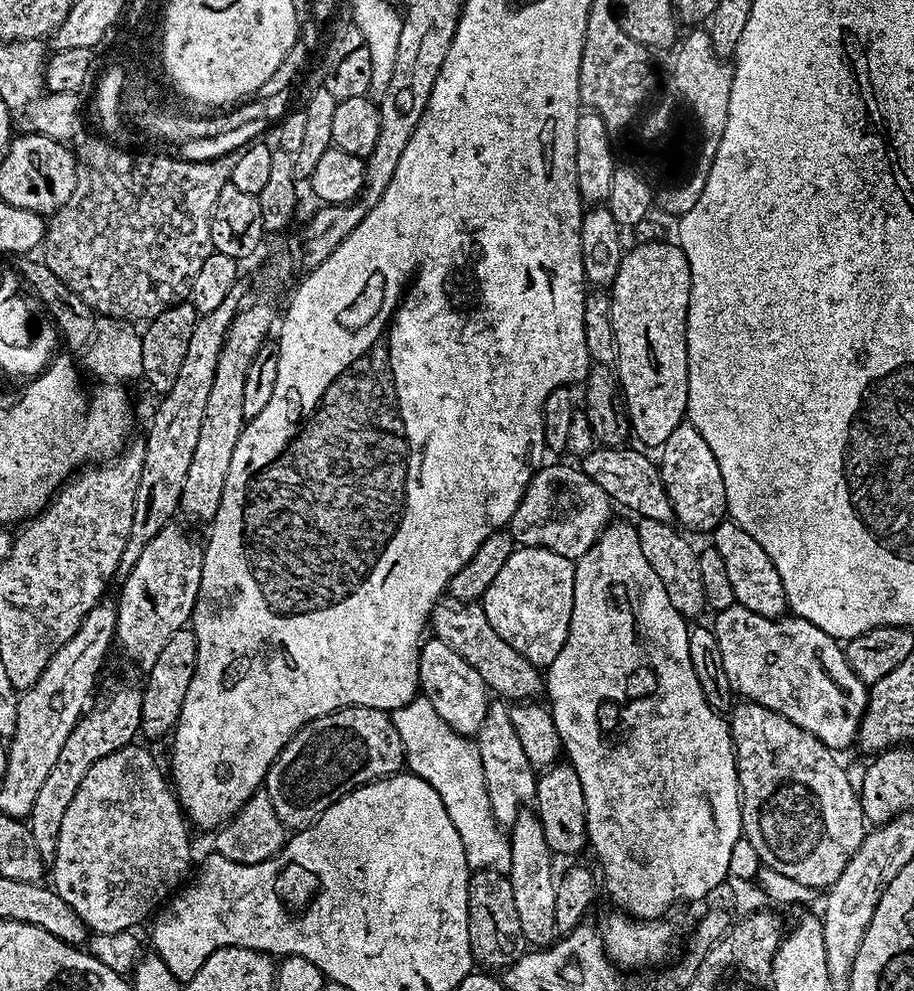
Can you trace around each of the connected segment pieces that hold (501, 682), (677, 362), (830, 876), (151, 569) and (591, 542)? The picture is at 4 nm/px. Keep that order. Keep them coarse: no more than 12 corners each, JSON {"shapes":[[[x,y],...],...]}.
{"shapes":[[[437,603],[435,639],[462,654],[508,702],[528,702],[546,680],[494,634],[479,603]],[[625,251],[610,289],[631,435],[688,414],[690,262]],[[731,709],[742,836],[831,888],[866,835],[837,753]],[[146,542],[115,603],[115,647],[144,674],[191,621],[204,544]],[[537,467],[506,525],[583,561],[614,505],[579,467]]]}

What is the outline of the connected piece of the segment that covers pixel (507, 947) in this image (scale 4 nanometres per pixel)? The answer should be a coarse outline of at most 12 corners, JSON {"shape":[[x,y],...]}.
{"shape":[[507,875],[468,877],[468,933],[481,969],[526,951]]}

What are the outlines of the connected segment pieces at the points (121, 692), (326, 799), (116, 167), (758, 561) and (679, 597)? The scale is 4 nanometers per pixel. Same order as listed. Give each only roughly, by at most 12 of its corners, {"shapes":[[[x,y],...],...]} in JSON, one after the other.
{"shapes":[[[139,687],[112,688],[70,730],[26,818],[45,862],[86,770],[133,743]],[[382,708],[303,724],[262,788],[285,829],[405,767]],[[74,144],[42,259],[93,312],[191,297],[238,155]],[[725,518],[710,533],[737,604],[789,611],[770,554]],[[637,519],[642,554],[685,618],[705,611],[698,552],[675,523]]]}

